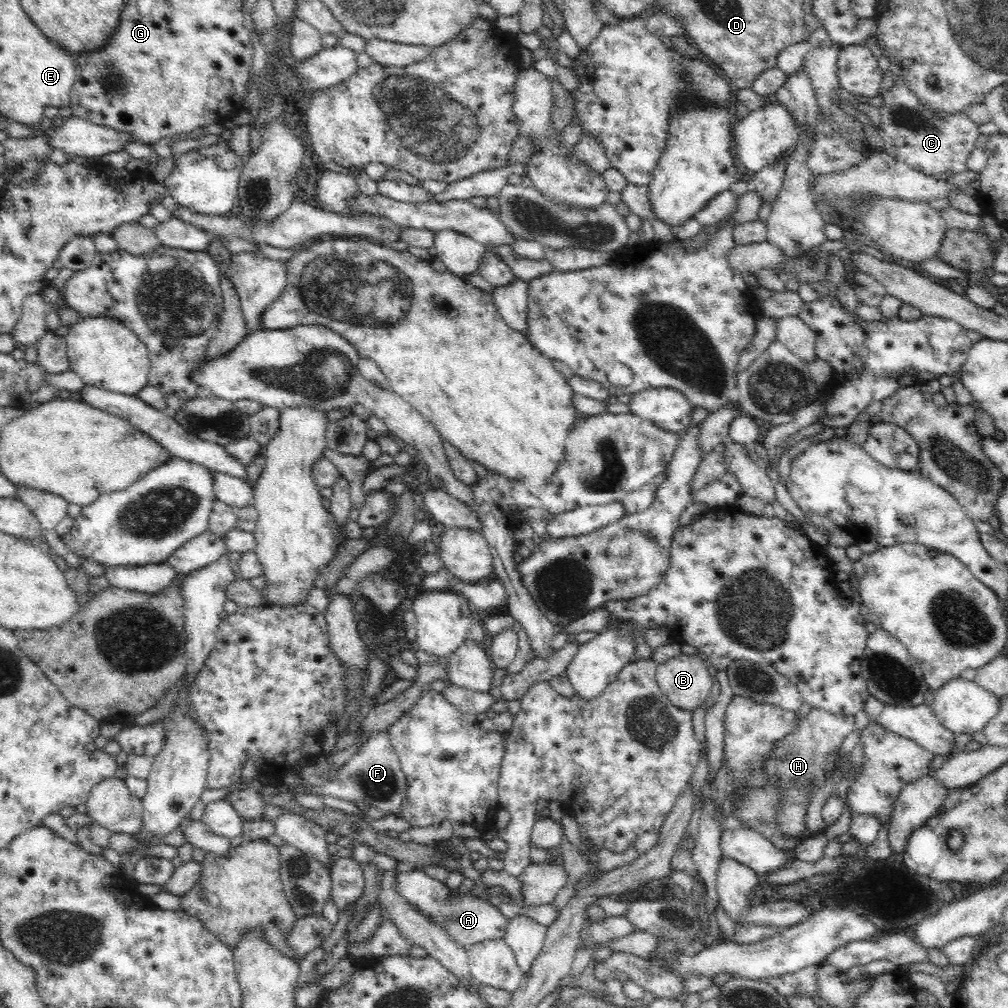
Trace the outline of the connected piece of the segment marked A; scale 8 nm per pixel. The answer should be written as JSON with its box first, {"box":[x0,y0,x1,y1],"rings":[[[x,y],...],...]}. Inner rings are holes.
{"box":[392,867,509,949],"rings":[[[414,867],[408,872],[398,872],[392,883],[400,897],[420,908],[436,924],[443,926],[453,940],[466,949],[482,940],[503,938],[506,932],[509,919],[505,918],[498,908],[487,900],[476,899],[470,893],[462,898],[453,898],[455,890],[448,889],[444,883],[432,878],[424,868]]]}

